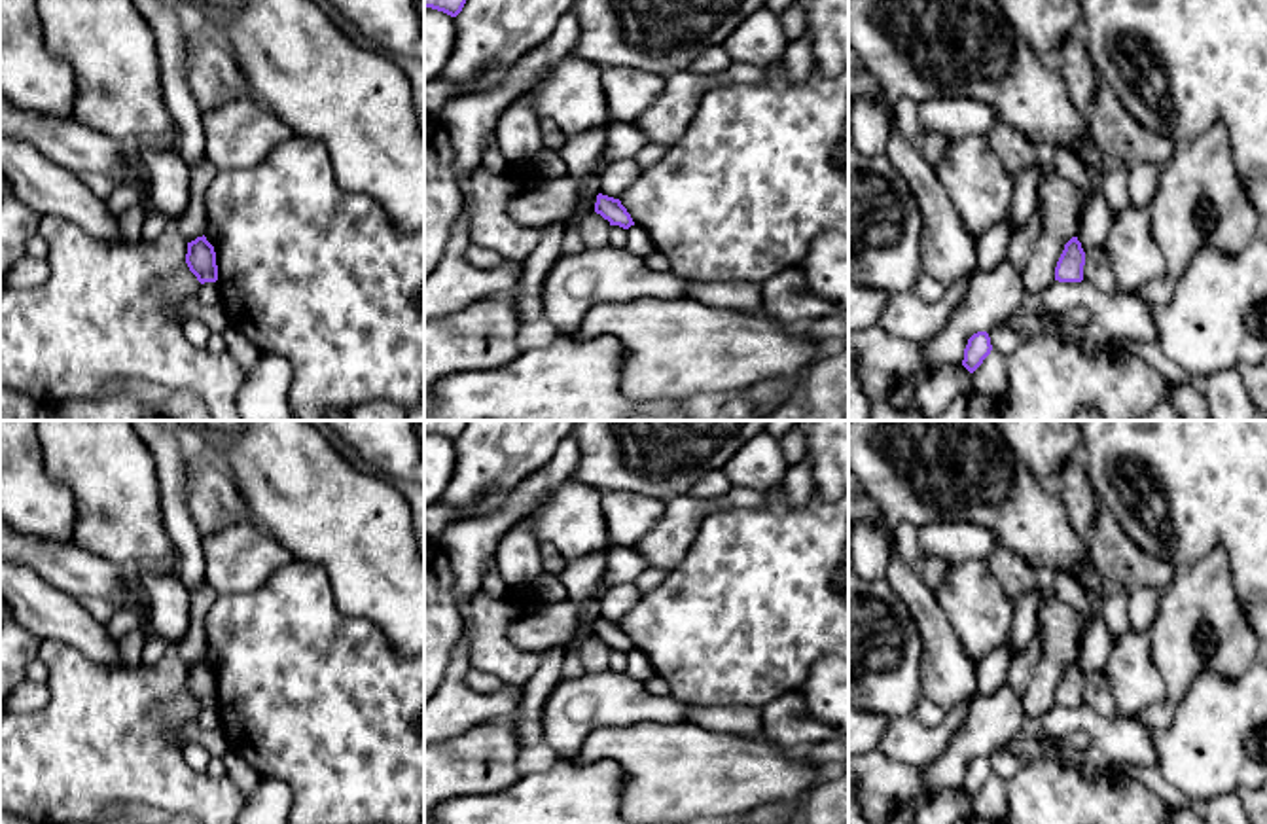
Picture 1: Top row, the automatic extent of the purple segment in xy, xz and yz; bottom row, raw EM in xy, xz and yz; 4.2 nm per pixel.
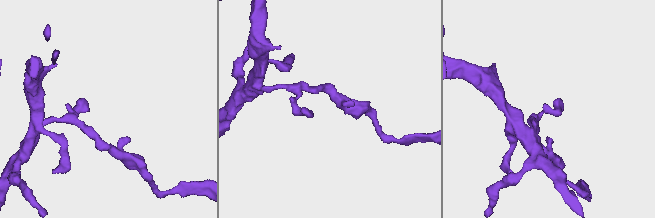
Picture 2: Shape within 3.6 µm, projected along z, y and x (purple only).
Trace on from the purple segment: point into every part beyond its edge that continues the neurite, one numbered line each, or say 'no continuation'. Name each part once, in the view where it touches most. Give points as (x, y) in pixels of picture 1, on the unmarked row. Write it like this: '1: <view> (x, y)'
no continuation

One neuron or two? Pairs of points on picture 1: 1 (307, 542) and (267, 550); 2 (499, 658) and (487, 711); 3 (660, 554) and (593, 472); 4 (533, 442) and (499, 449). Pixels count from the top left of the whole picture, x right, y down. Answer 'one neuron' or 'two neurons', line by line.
1: two neurons
2: two neurons
3: two neurons
4: one neuron

